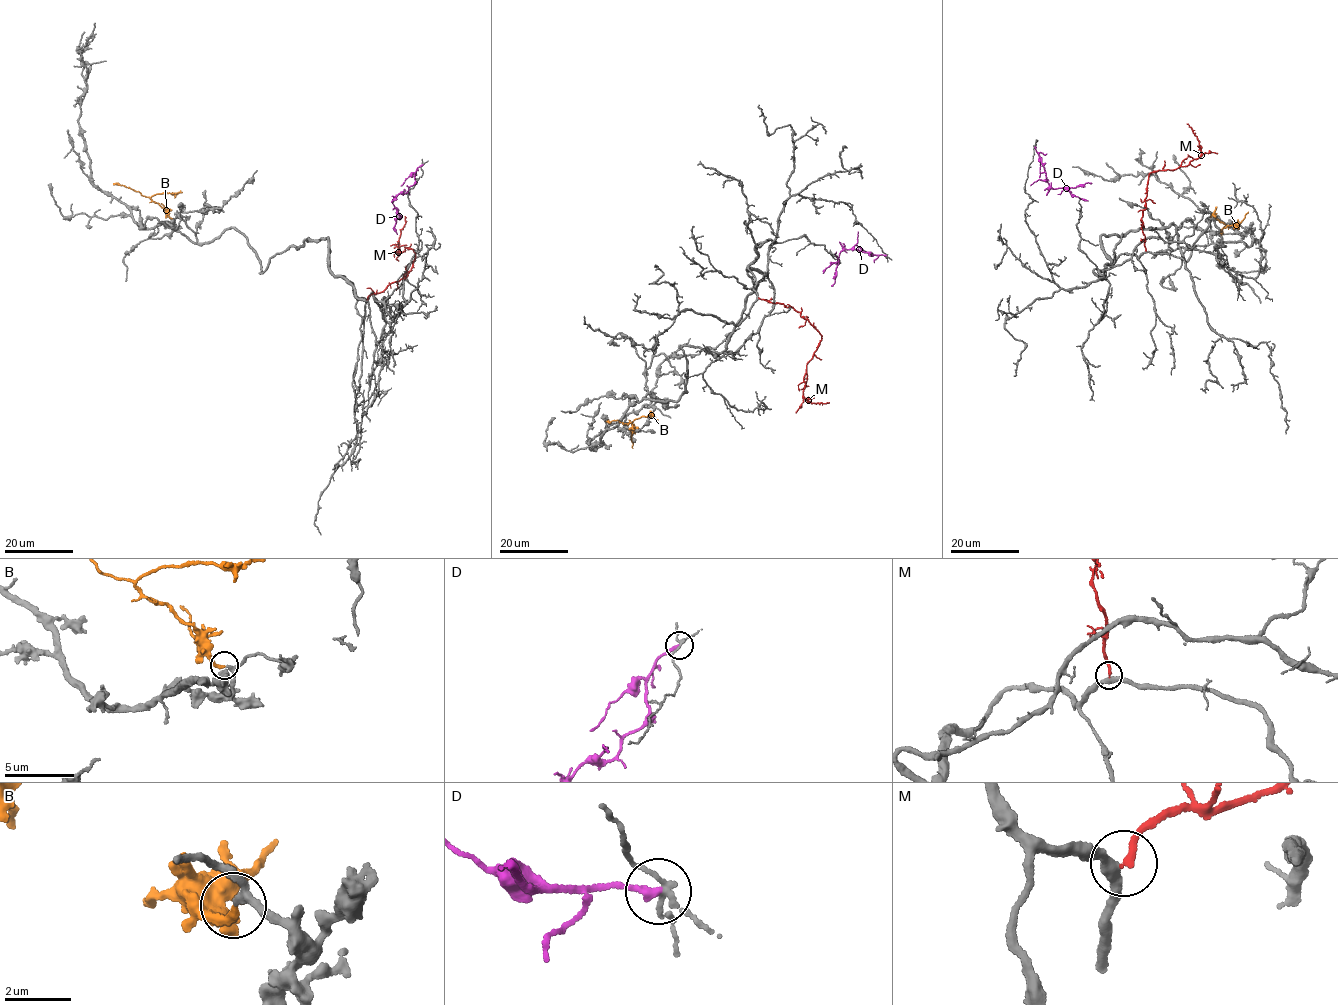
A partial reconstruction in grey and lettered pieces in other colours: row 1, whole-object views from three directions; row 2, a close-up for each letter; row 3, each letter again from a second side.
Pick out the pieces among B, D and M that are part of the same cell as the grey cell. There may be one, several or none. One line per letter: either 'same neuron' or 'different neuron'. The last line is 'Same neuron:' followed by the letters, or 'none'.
B: same neuron
D: different neuron
M: different neuron
Same neuron: B

